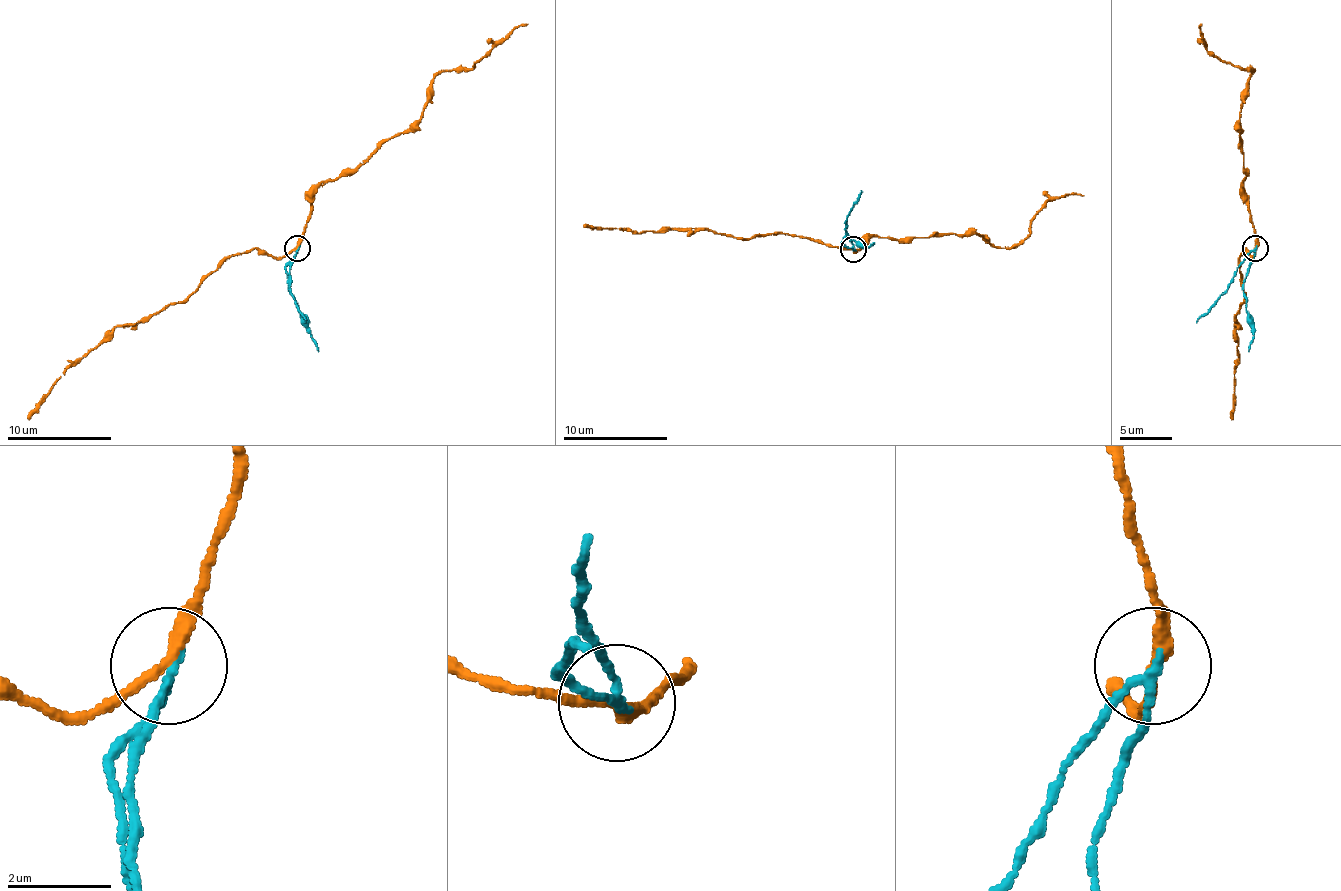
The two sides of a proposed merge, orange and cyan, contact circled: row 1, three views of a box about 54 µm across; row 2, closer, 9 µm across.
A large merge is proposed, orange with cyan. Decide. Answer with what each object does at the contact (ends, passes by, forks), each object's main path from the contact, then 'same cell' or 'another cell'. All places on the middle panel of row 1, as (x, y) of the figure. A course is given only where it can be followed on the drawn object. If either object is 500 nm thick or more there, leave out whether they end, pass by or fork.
orange passes by; cyan passes by; orange runs (852, 248), (873, 235), (905, 240), (975, 233), (999, 248), (1015, 248), (1051, 199), (1083, 196); cyan runs (852, 248), (842, 240), (845, 238), (860, 246), (873, 243); another cell

